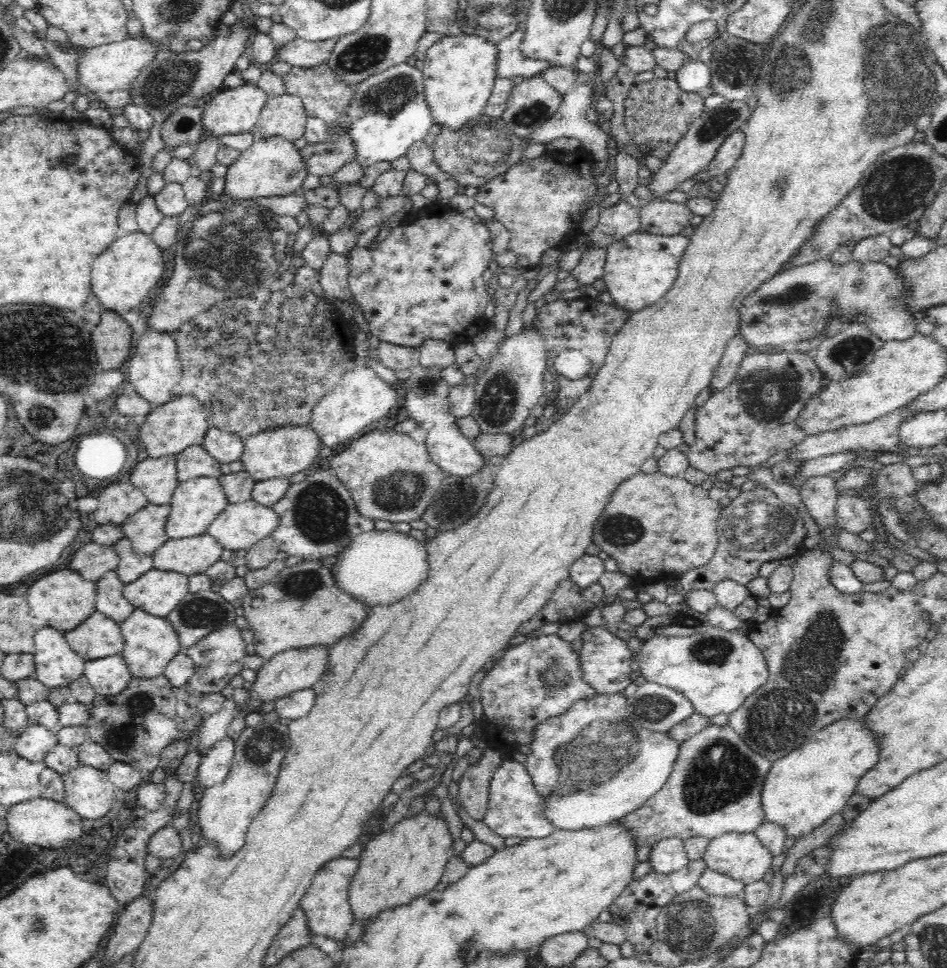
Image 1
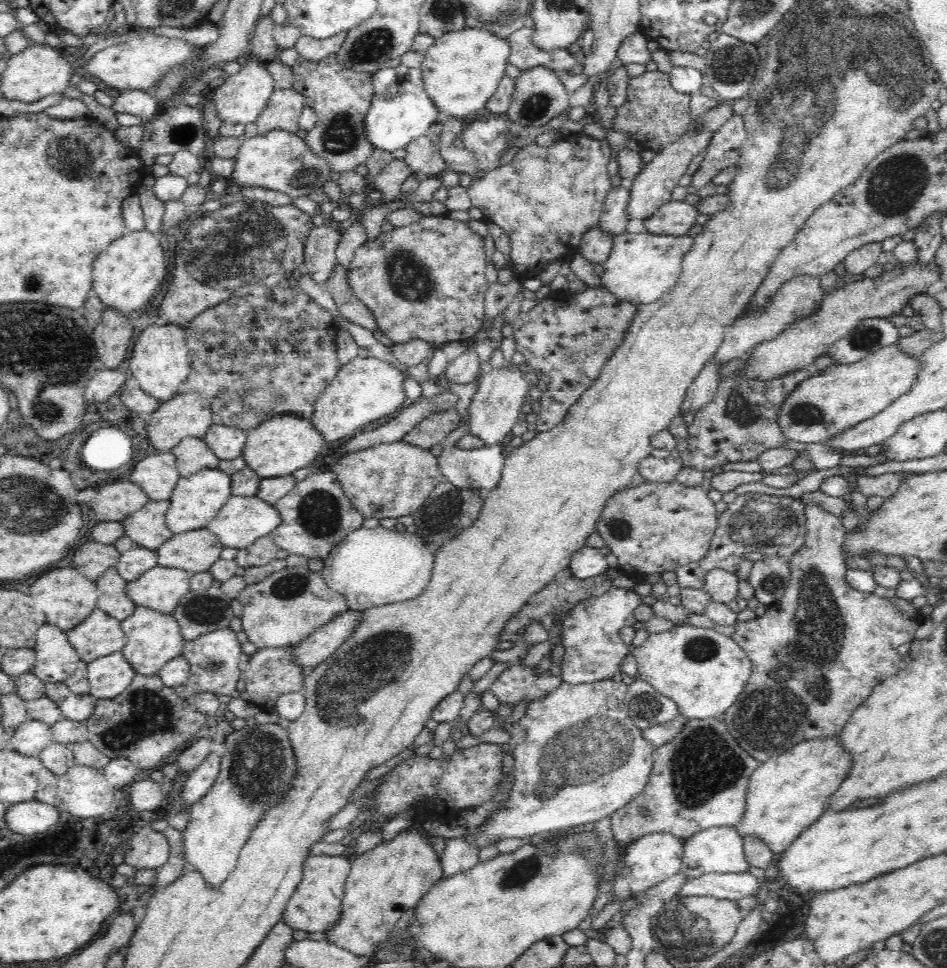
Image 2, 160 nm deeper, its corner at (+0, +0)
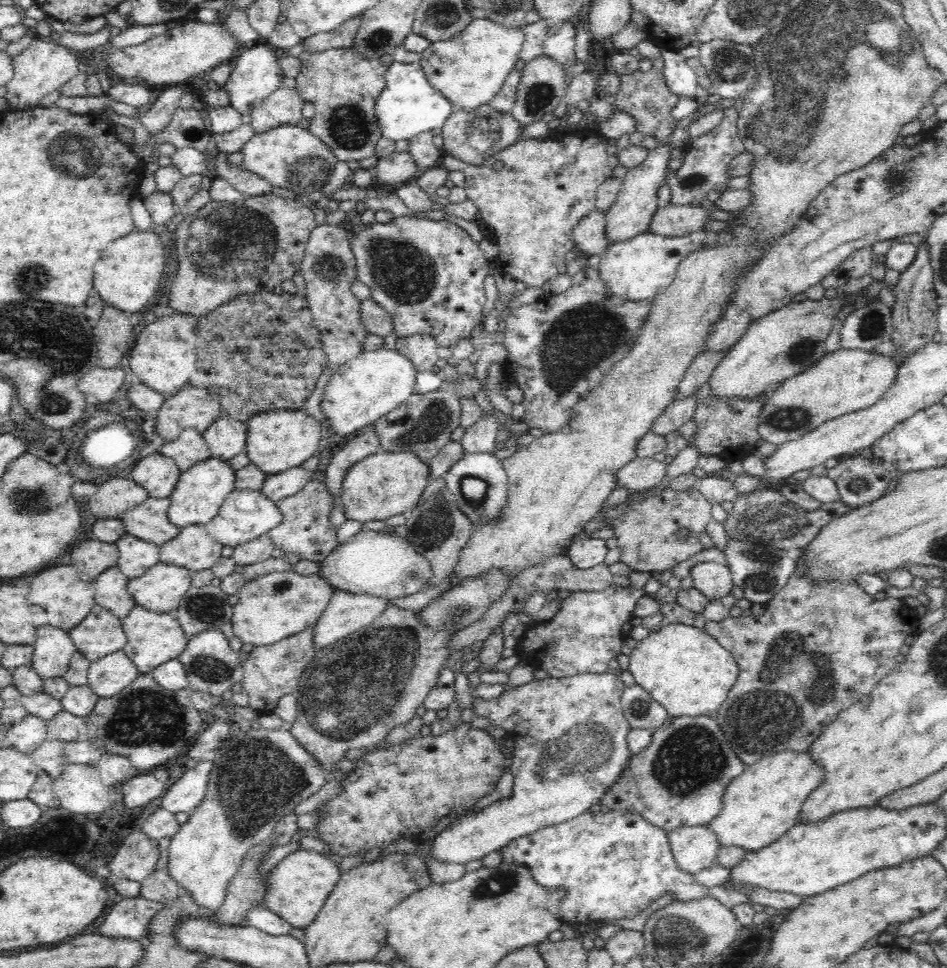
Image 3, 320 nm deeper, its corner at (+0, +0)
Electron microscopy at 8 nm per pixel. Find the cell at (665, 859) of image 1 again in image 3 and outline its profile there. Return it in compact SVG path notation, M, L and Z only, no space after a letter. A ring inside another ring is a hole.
M610 809L606 814L592 814L588 810L582 816L576 816L576 819L572 818L562 824L540 828L540 831L515 838L500 848L500 854L501 862L527 866L536 884L541 884L547 890L557 890L565 894L550 895L545 898L544 903L547 906L557 904L557 914L563 922L571 925L634 918L646 908L650 908L666 892L676 896L673 902L688 902L710 896L692 880L692 876L678 867L667 832L653 826L642 816L629 812L628 809Z

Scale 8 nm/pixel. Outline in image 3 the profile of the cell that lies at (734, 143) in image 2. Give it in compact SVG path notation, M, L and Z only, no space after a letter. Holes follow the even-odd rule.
M734 107L725 108L724 120L706 134L691 139L687 145L687 154L676 172L668 169L665 183L670 186L671 198L668 205L698 205L707 197L708 192L717 190L723 193L729 189L730 175L728 166L733 158L746 151L743 140L738 134L737 120L739 112Z

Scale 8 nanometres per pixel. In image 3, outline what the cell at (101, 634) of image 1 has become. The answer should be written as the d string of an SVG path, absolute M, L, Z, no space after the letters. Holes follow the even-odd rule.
M95 605L80 624L69 631L74 645L90 662L123 649L127 636L121 618L103 606Z

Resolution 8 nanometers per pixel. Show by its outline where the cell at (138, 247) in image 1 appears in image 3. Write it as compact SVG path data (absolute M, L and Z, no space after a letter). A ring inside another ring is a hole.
M153 230L145 232L134 231L120 240L108 244L96 262L94 272L94 288L100 292L102 300L118 310L138 312L142 310L150 298L156 294L160 280L165 272L166 256L160 236Z

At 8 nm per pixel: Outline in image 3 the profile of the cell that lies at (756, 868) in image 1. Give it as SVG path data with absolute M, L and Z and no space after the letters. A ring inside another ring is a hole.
M682 826L667 832L667 837L678 867L689 876L703 868L717 866L715 856L722 846L716 833L707 826Z

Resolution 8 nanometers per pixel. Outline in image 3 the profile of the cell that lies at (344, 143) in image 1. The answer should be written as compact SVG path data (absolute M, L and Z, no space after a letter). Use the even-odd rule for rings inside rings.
M352 47L331 48L315 53L306 49L298 58L302 66L300 66L300 74L295 78L294 89L305 101L315 106L315 115L311 118L309 126L312 134L320 137L332 149L338 160L359 161L374 155L376 144L382 137L382 131L376 119L376 100L386 86L387 67L380 62L379 58L364 57Z

